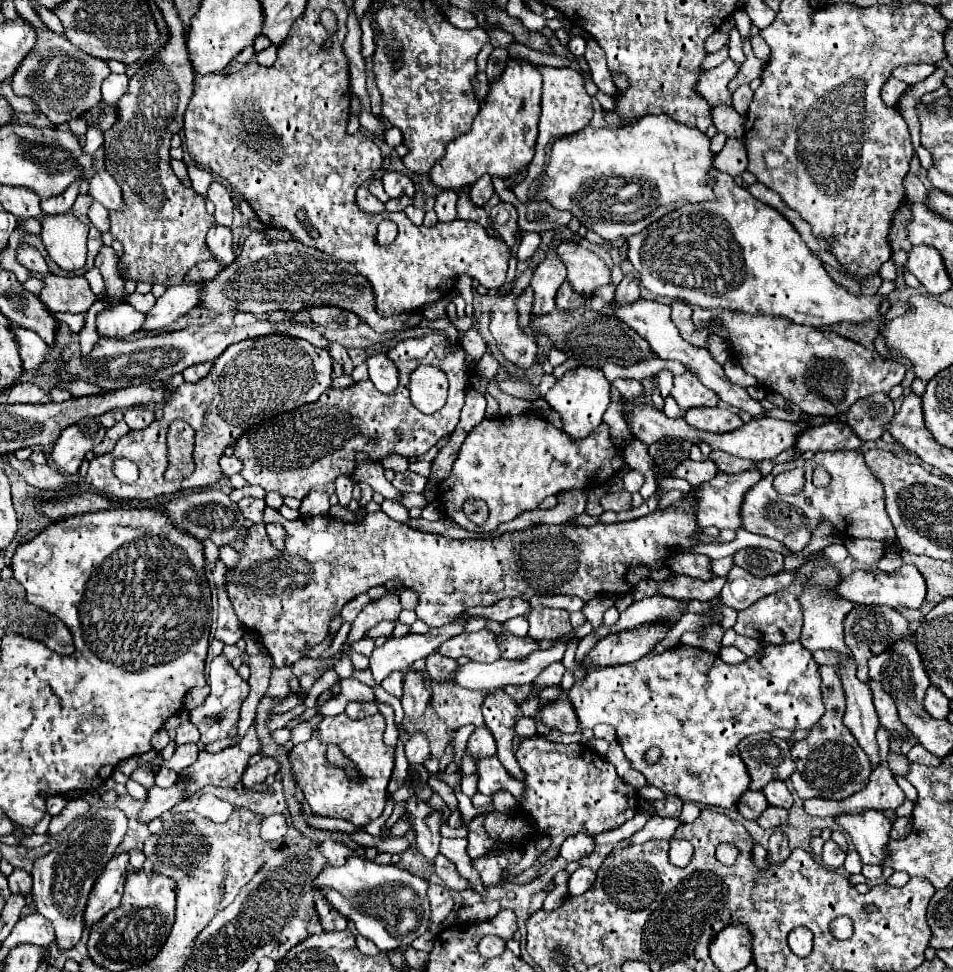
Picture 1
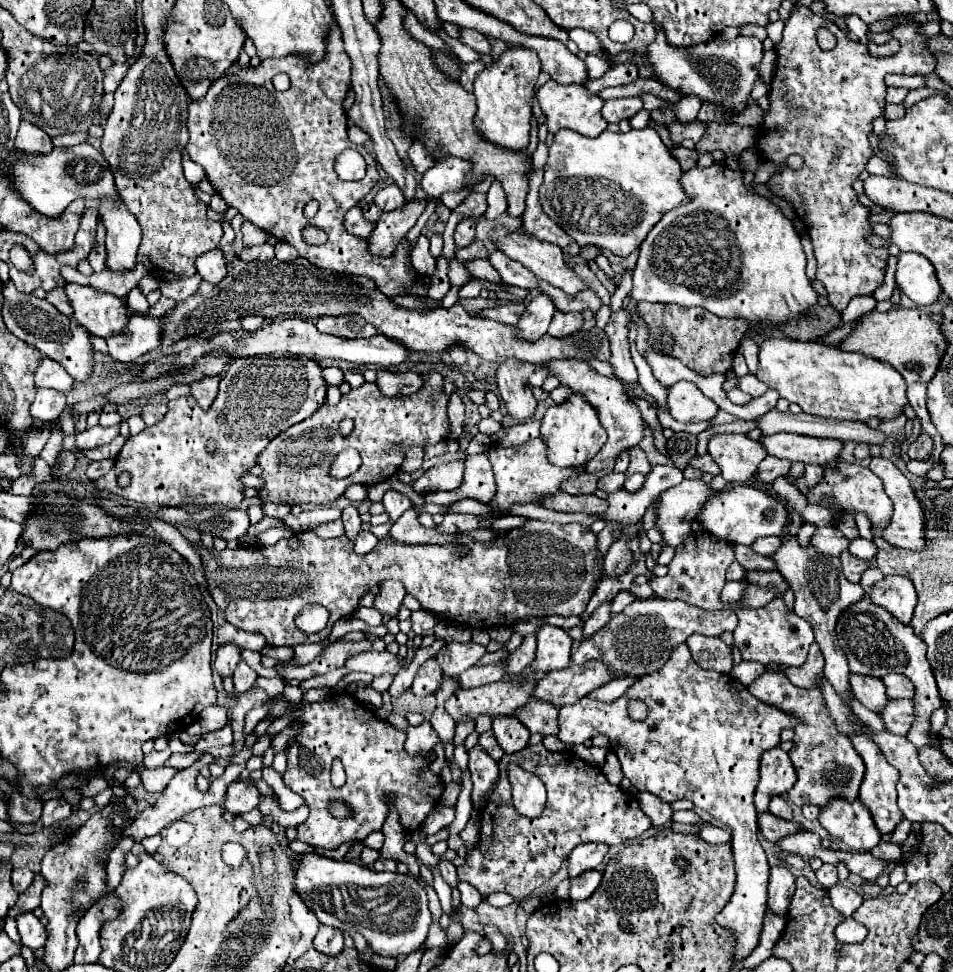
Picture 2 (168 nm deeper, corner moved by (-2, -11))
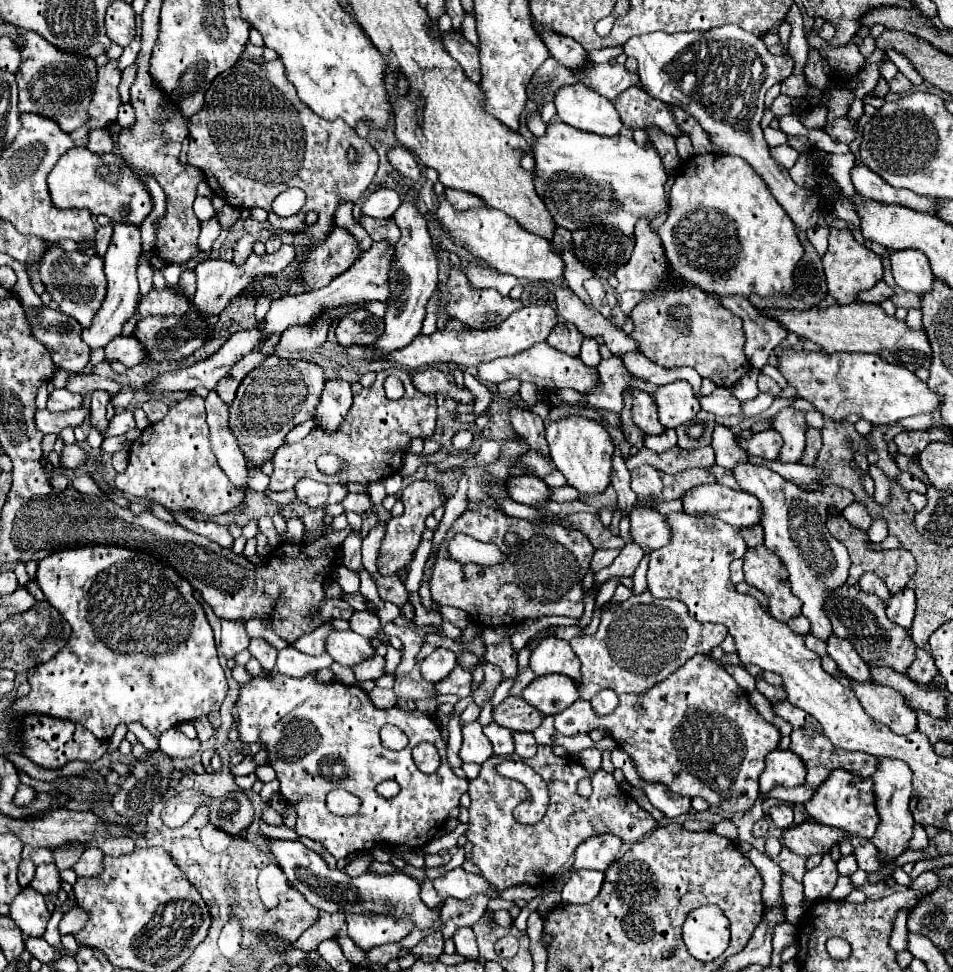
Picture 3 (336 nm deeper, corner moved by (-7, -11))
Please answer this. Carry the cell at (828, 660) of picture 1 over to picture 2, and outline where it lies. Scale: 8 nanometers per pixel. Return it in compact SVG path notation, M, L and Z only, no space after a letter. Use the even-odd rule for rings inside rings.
M814 642L810 646L810 652L808 652L808 658L802 666L798 668L784 668L788 680L798 686L798 688L816 688L820 684L820 676L824 672L824 658L822 658L822 652L818 648L818 644Z

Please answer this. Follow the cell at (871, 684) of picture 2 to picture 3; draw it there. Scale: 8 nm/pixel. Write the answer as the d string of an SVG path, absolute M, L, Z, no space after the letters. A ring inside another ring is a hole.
M831 634L827 638L827 654L835 660L835 664L839 666L839 670L843 670L853 680L857 678L857 682L871 682L867 664L853 650L853 646L849 642L845 642L843 638L837 638L835 634Z

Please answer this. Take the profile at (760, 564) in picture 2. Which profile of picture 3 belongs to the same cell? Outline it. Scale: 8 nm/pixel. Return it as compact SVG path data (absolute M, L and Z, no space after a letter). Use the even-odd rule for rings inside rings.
M761 524L749 526L749 530L741 530L741 536L749 548L755 548L755 546L763 544L763 526Z

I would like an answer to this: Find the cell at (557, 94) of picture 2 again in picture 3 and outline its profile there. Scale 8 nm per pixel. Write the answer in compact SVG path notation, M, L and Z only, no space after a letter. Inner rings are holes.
M581 82L563 86L555 94L555 106L561 122L585 132L617 136L623 128L613 102L589 90L589 86L581 86Z

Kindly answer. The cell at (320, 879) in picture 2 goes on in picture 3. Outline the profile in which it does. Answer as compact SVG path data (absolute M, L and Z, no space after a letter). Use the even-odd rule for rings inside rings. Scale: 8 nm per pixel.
M269 838L269 850L275 856L279 868L285 872L287 880L291 882L293 888L297 888L309 904L313 904L315 908L323 910L323 912L339 912L343 910L347 912L375 912L375 914L393 914L395 918L401 918L401 914L409 914L411 920L415 922L417 928L421 930L435 930L441 932L443 930L443 922L441 916L437 912L433 912L431 908L427 908L421 898L419 898L419 884L397 872L397 874L363 874L359 878L349 878L343 870L329 870L325 860L305 848L299 840L279 840L279 838Z

